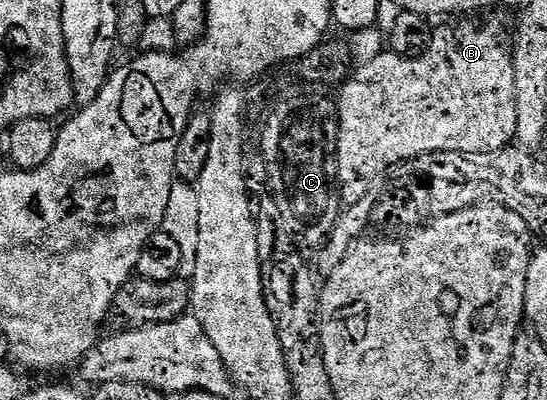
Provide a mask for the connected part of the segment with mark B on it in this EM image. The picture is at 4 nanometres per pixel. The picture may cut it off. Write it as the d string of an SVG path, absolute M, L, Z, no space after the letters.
M459 23L456 27L443 27L431 36L431 44L427 49L414 57L396 53L382 53L372 60L363 63L362 74L358 82L351 83L343 94L343 135L339 144L339 158L342 163L343 198L348 204L355 203L364 197L366 190L376 180L382 180L390 167L398 163L406 164L418 158L419 155L433 153L434 151L457 151L464 155L486 155L490 151L499 151L508 146L516 138L517 133L517 90L514 85L514 57L512 48L503 44L499 31L495 27L478 27L475 23Z

